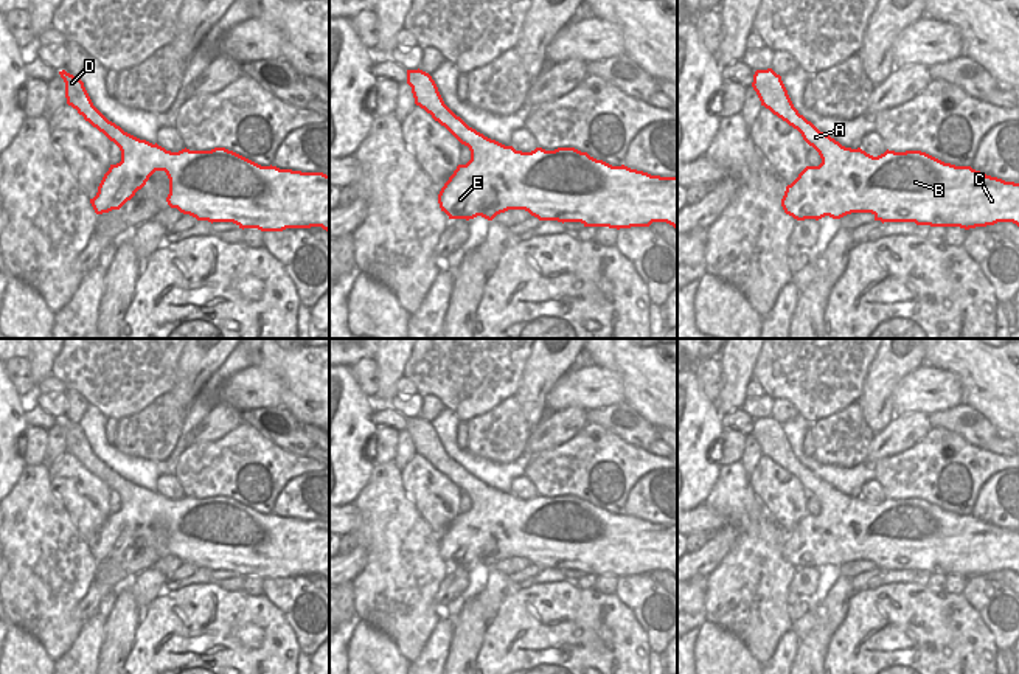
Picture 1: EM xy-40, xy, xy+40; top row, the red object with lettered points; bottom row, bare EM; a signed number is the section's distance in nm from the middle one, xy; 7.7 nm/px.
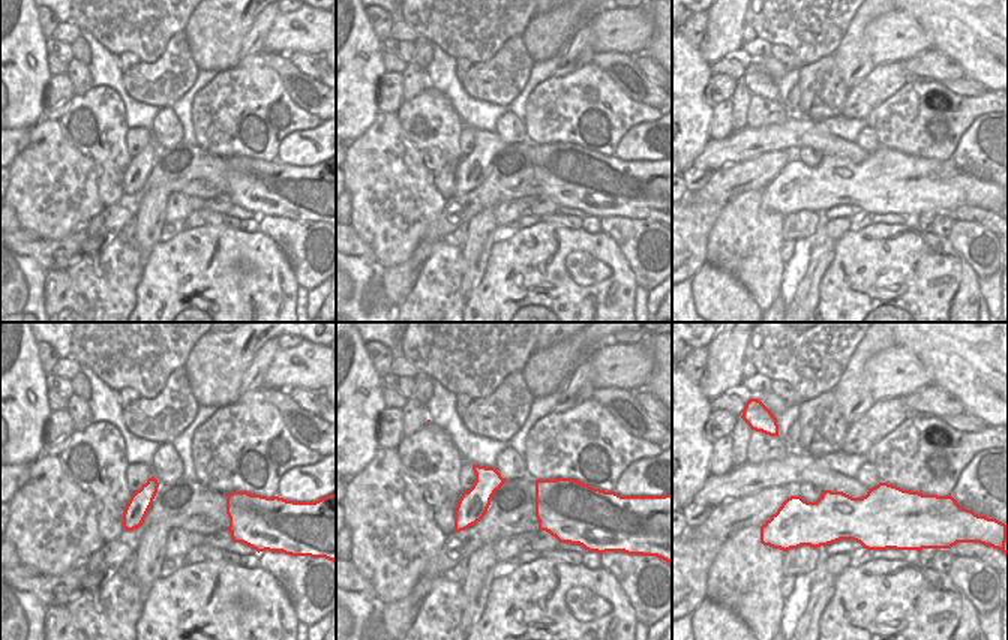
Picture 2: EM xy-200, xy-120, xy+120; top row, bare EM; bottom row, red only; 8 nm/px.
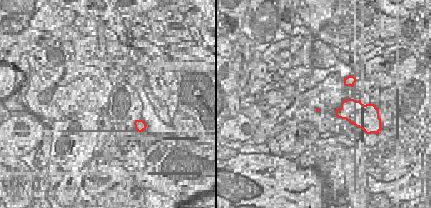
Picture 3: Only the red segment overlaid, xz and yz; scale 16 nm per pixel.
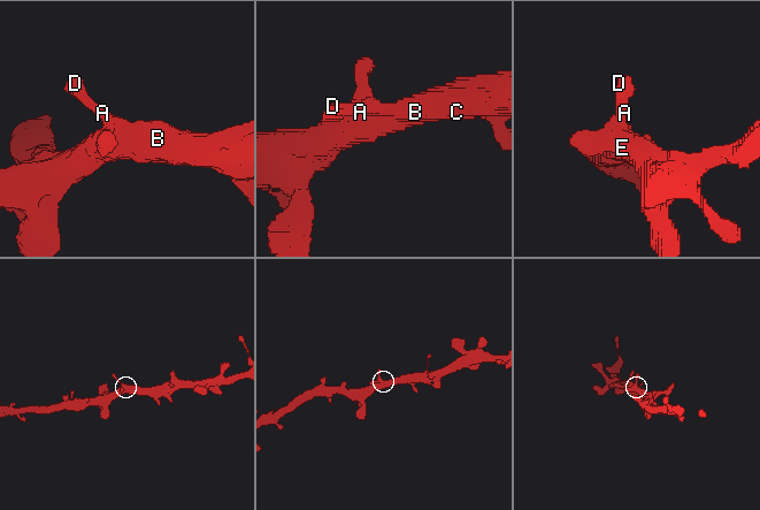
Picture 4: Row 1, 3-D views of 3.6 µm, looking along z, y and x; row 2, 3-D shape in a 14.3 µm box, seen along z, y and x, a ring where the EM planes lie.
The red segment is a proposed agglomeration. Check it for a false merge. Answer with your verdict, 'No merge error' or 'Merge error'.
No merge error.

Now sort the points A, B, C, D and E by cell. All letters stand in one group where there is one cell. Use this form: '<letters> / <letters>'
A B C D E

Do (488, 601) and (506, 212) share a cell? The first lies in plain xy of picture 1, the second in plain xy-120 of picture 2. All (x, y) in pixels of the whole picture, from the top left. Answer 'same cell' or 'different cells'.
same cell

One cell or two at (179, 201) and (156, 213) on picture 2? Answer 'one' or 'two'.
two

